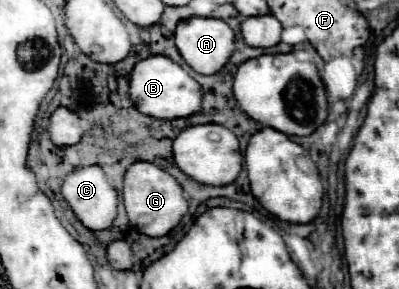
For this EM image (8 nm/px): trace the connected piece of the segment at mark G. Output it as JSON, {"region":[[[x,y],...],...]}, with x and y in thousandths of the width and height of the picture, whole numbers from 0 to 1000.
{"region":[[[341,561],[316,588],[306,678],[311,678],[311,720],[326,775],[346,789],[356,810],[381,824],[416,817],[471,727],[471,699],[461,692],[446,630],[416,588],[376,561]]]}

